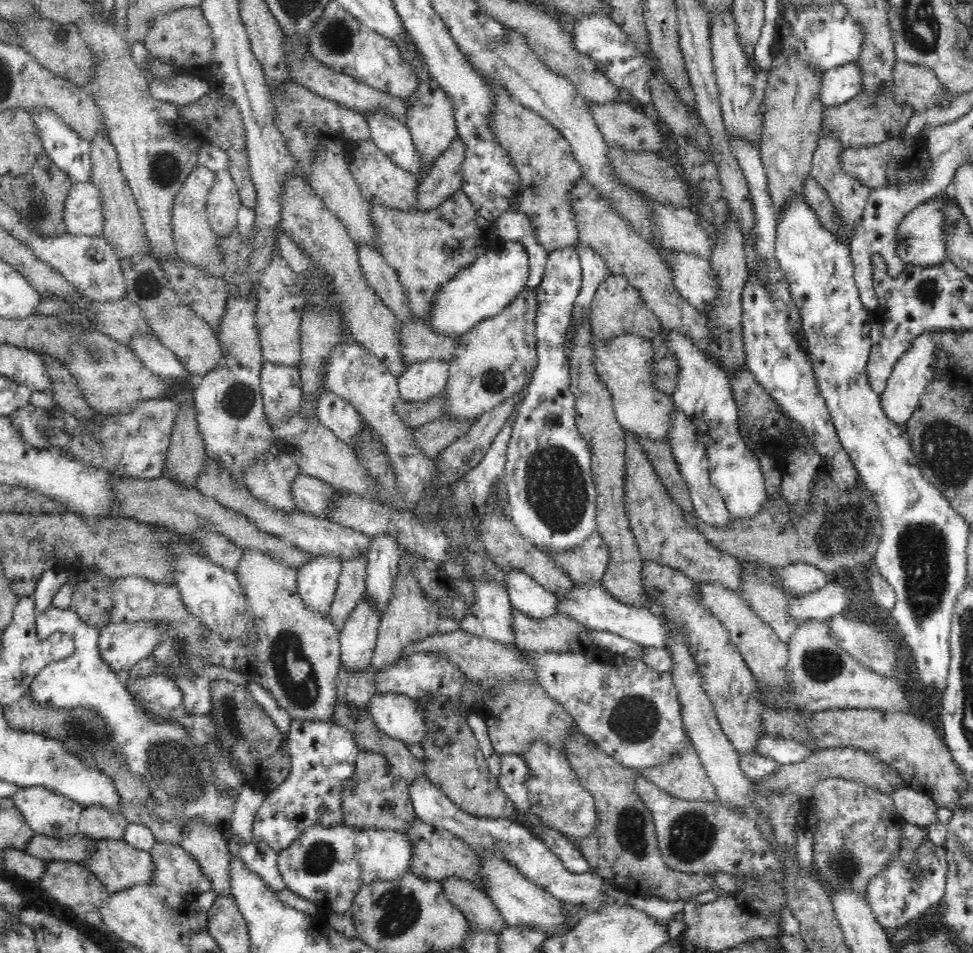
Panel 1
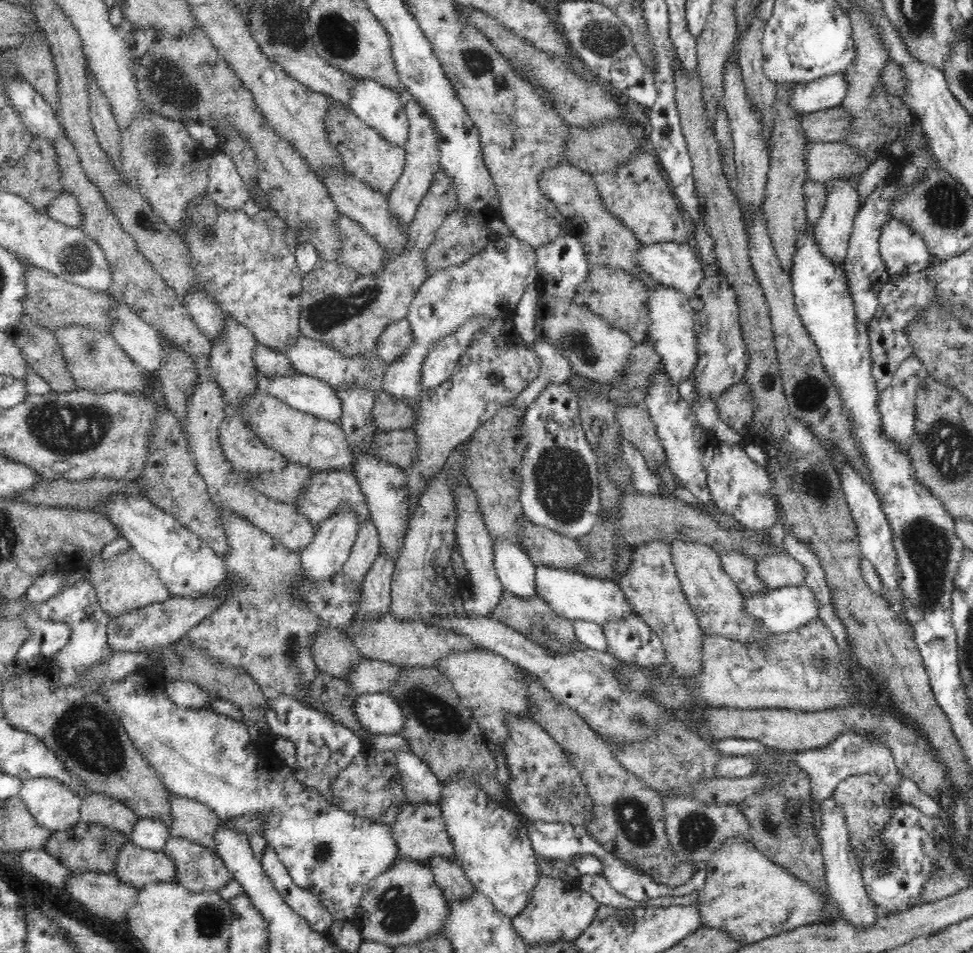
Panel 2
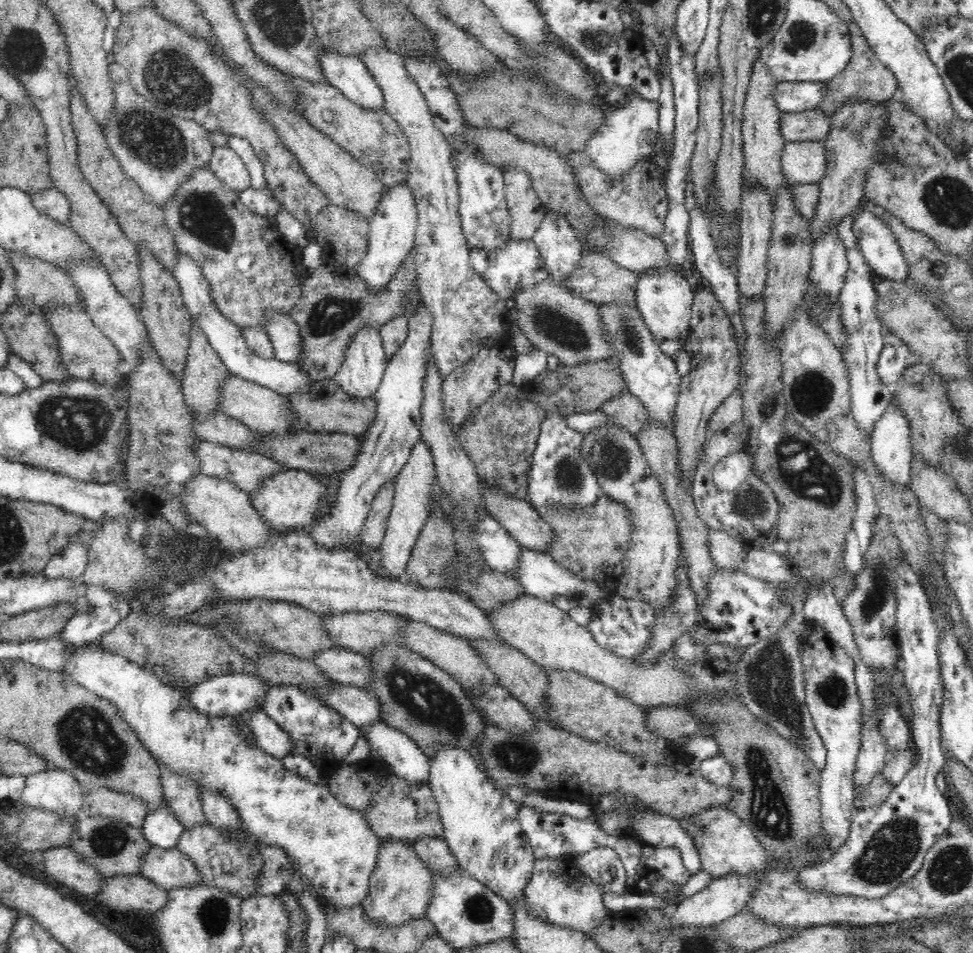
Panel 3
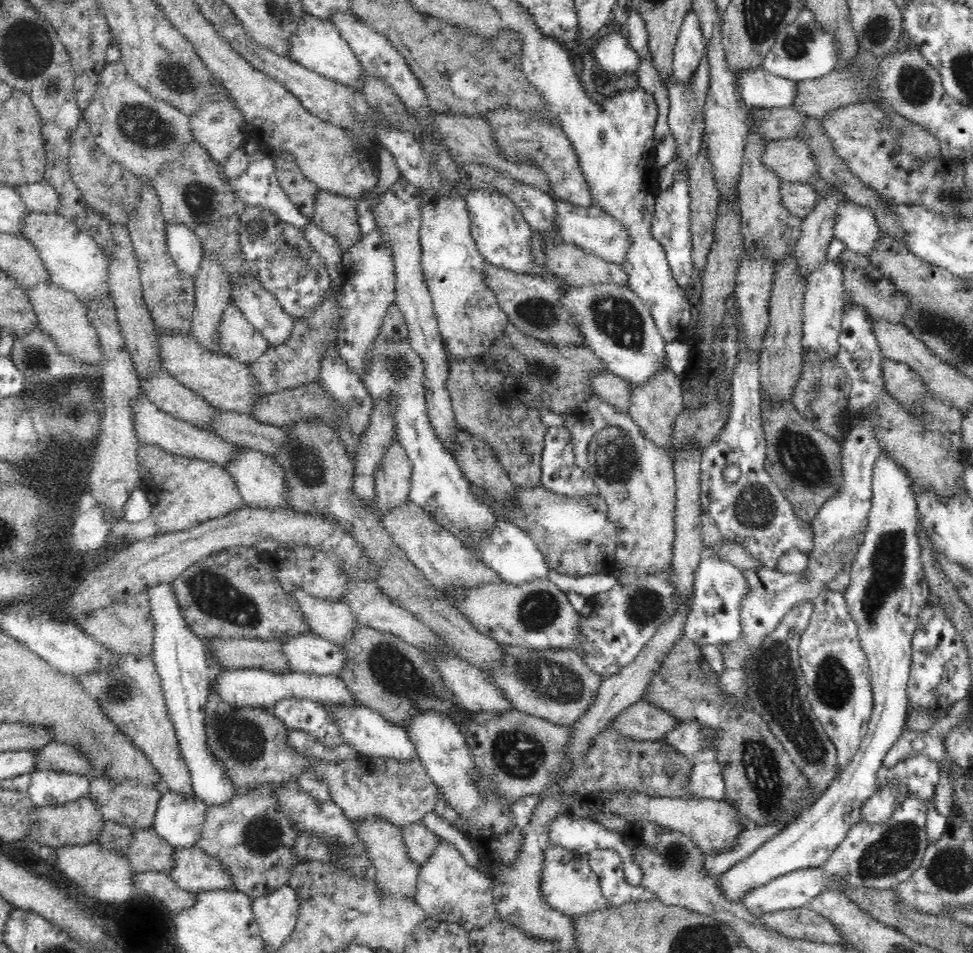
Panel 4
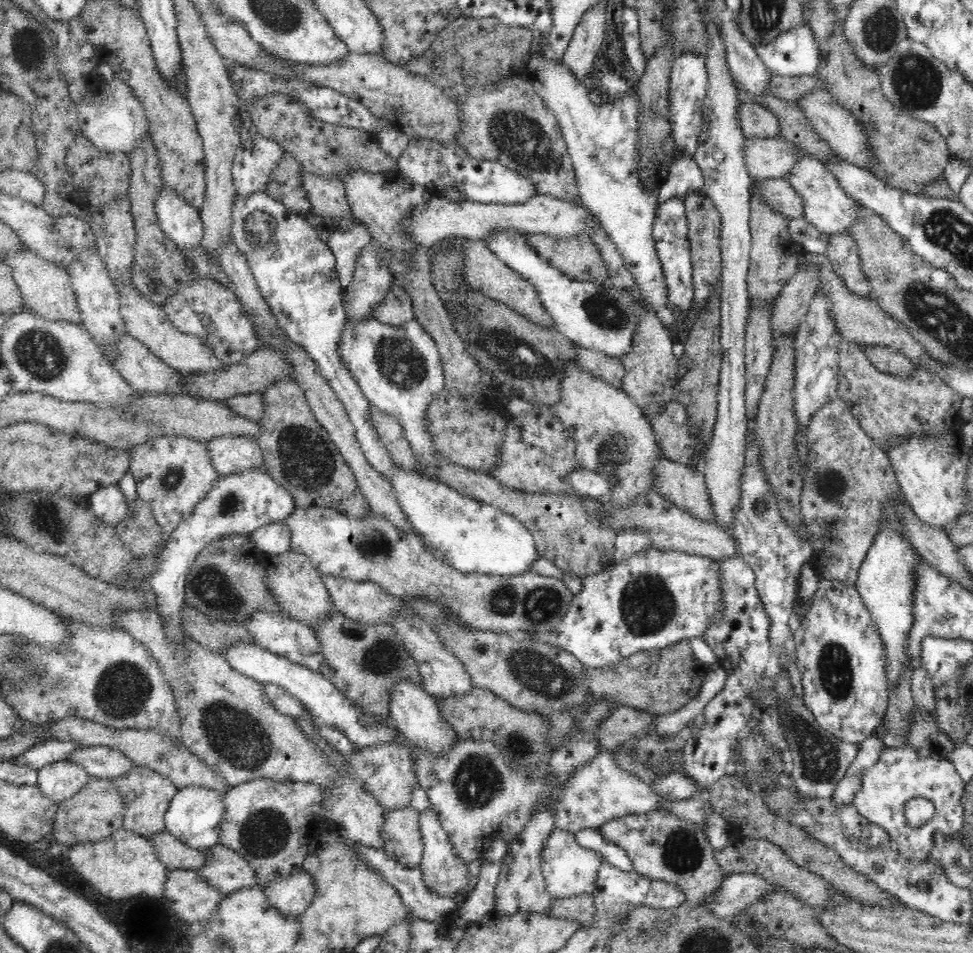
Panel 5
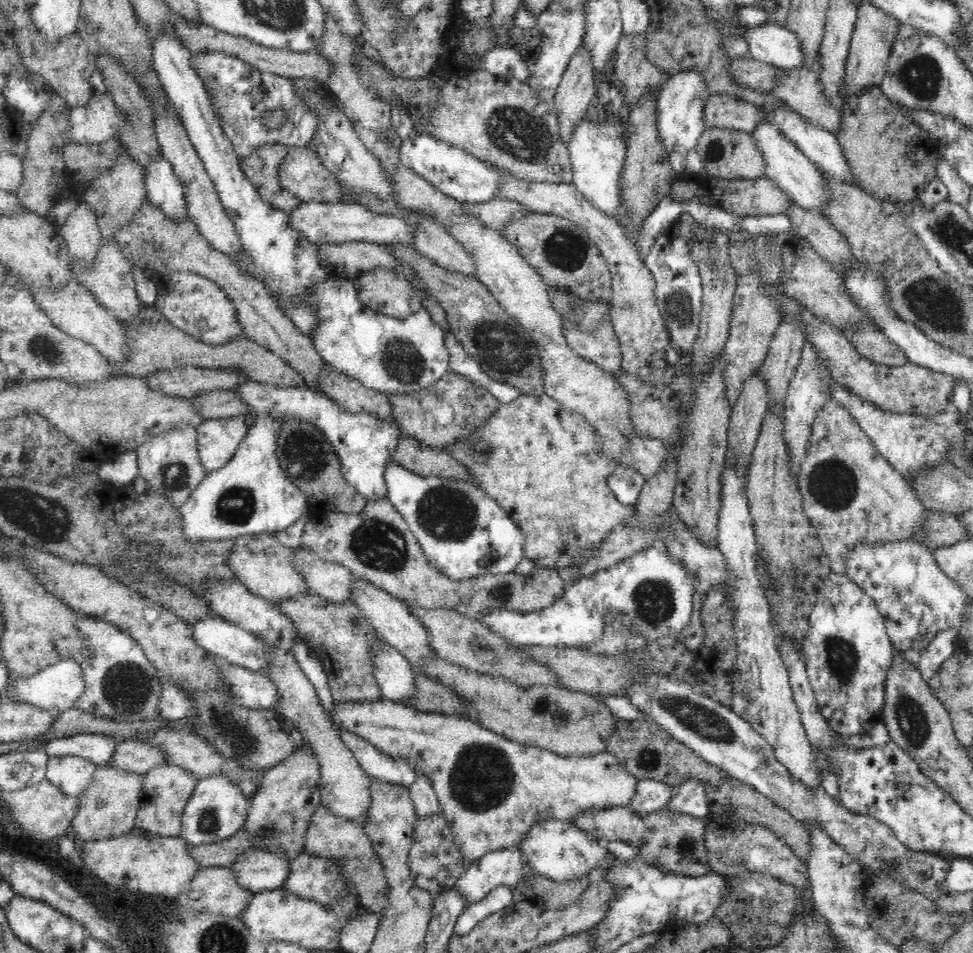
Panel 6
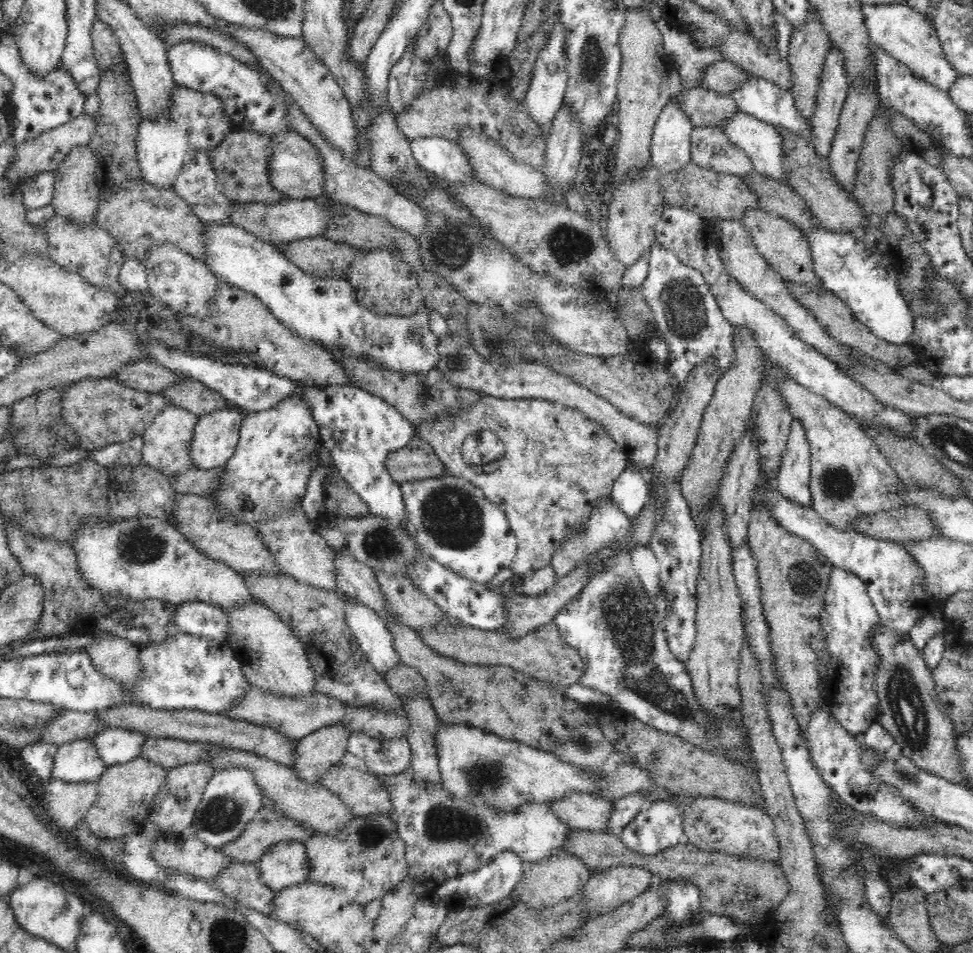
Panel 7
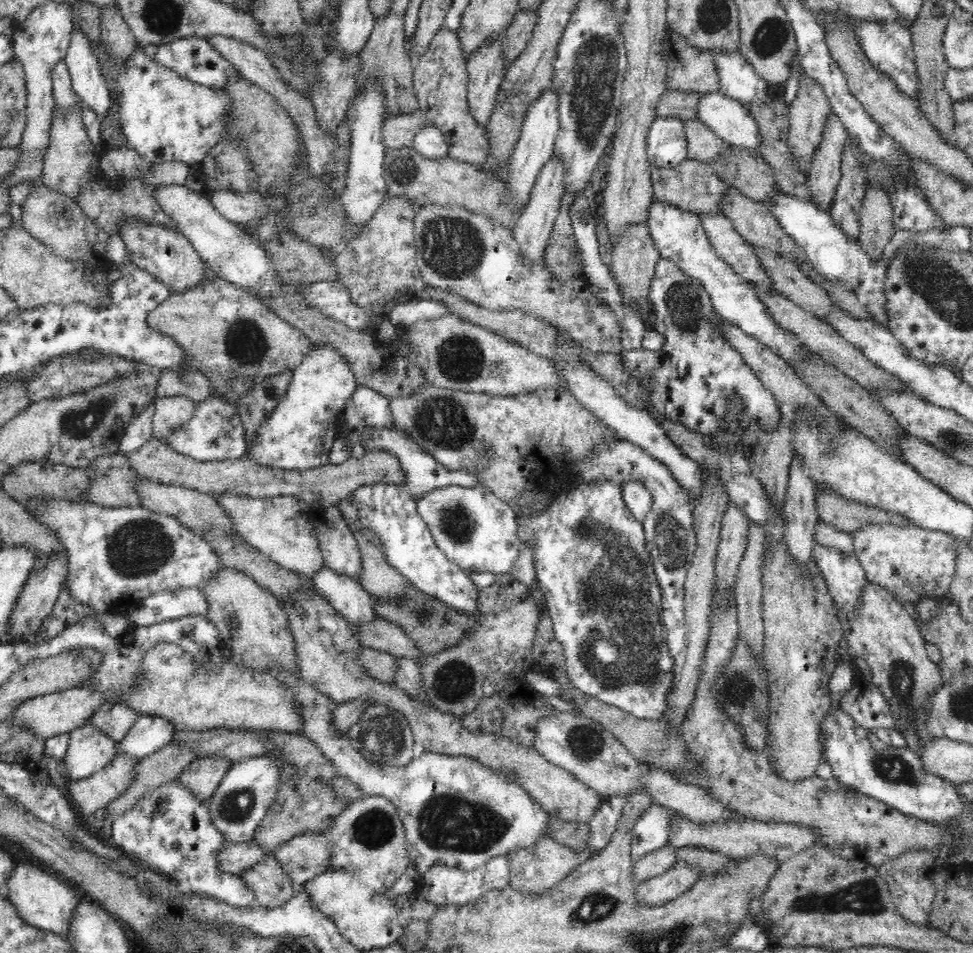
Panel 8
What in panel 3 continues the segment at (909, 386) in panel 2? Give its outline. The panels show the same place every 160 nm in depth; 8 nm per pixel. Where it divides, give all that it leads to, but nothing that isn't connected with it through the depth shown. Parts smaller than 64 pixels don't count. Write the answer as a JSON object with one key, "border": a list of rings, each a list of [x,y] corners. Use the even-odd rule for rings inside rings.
{"border":[[[894,396],[884,409],[882,418],[874,424],[874,432],[871,436],[871,453],[878,471],[882,471],[884,477],[888,477],[896,487],[910,486],[913,456],[911,429],[904,409],[900,409],[900,405],[894,401]]]}

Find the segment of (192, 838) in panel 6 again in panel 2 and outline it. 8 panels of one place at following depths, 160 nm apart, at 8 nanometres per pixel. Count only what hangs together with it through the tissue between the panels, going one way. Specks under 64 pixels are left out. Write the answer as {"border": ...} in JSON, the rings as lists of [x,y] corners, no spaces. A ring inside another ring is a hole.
{"border":[[[142,818],[134,826],[130,841],[144,849],[162,851],[170,837],[171,829],[168,829],[161,820]]]}

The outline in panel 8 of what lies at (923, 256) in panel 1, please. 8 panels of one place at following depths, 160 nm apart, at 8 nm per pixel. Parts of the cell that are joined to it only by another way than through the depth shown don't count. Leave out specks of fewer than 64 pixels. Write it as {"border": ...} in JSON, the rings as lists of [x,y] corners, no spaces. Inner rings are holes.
{"border":[[[719,92],[701,94],[698,118],[729,145],[759,153],[758,123],[741,102]]]}

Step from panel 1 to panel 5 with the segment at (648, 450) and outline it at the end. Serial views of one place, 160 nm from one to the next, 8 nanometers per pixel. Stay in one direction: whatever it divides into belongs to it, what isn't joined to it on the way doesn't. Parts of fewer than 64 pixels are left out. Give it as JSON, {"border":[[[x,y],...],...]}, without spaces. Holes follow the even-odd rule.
{"border":[[[577,348],[577,366],[618,390],[622,388],[625,369],[620,359],[610,358],[600,351]]]}

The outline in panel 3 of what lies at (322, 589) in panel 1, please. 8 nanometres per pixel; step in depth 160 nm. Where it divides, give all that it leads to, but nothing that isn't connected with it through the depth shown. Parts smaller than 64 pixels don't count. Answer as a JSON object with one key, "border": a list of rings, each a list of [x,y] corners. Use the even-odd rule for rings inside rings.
{"border":[[[420,301],[416,312],[407,316],[409,334],[406,342],[389,360],[374,400],[376,411],[374,423],[360,436],[362,444],[354,466],[342,474],[339,491],[334,504],[325,517],[320,517],[307,528],[308,534],[318,546],[326,550],[347,550],[348,544],[356,540],[367,519],[372,501],[378,490],[393,480],[403,469],[411,455],[413,446],[421,437],[422,400],[424,400],[424,378],[431,360],[431,329],[434,318],[424,301]]]}

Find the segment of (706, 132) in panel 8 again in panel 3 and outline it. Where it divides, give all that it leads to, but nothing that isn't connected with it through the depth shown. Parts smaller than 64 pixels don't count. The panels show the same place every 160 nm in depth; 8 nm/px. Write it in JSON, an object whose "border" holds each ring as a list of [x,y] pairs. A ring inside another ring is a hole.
{"border":[[[824,141],[786,142],[780,162],[782,174],[791,186],[819,183],[826,174]]]}

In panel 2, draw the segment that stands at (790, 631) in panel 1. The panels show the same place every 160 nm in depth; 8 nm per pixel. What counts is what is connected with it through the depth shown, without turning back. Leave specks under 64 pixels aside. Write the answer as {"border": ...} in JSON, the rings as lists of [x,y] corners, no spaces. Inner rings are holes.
{"border":[[[724,552],[720,554],[723,570],[736,583],[739,591],[748,598],[768,589],[758,577],[757,562],[741,552]]]}

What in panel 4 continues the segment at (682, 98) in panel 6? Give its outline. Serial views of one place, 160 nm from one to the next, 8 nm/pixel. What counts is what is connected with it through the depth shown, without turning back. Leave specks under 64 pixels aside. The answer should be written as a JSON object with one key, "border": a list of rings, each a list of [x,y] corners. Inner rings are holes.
{"border":[[[690,9],[683,18],[673,52],[673,75],[679,84],[688,84],[705,53],[704,35],[696,11]]]}

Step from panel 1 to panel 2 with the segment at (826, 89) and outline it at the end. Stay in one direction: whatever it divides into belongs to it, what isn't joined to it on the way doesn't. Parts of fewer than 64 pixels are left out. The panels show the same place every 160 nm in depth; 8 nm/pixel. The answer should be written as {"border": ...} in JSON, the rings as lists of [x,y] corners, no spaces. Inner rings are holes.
{"border":[[[842,73],[831,74],[806,84],[799,84],[790,92],[790,107],[800,114],[840,107],[848,91],[848,82]]]}

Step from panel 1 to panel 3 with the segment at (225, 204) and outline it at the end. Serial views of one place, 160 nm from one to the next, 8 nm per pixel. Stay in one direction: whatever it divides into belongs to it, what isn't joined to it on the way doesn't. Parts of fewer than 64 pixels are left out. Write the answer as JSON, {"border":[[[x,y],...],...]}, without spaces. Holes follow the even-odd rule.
{"border":[[[228,146],[213,149],[209,169],[234,192],[240,193],[251,186],[245,162]]]}

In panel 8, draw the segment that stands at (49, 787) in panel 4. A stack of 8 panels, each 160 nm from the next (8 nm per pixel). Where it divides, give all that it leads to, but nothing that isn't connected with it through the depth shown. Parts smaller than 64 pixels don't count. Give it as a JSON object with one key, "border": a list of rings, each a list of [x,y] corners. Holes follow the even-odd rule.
{"border":[[[85,724],[70,733],[64,763],[71,781],[92,777],[117,755],[117,742],[93,724]]]}

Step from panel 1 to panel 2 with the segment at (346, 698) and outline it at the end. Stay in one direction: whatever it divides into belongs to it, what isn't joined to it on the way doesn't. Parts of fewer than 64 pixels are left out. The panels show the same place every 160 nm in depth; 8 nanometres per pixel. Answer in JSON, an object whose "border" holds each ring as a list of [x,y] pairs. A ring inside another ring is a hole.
{"border":[[[324,626],[316,632],[316,638],[312,640],[310,646],[310,653],[320,673],[346,682],[350,670],[363,658],[358,647],[344,630]]]}

